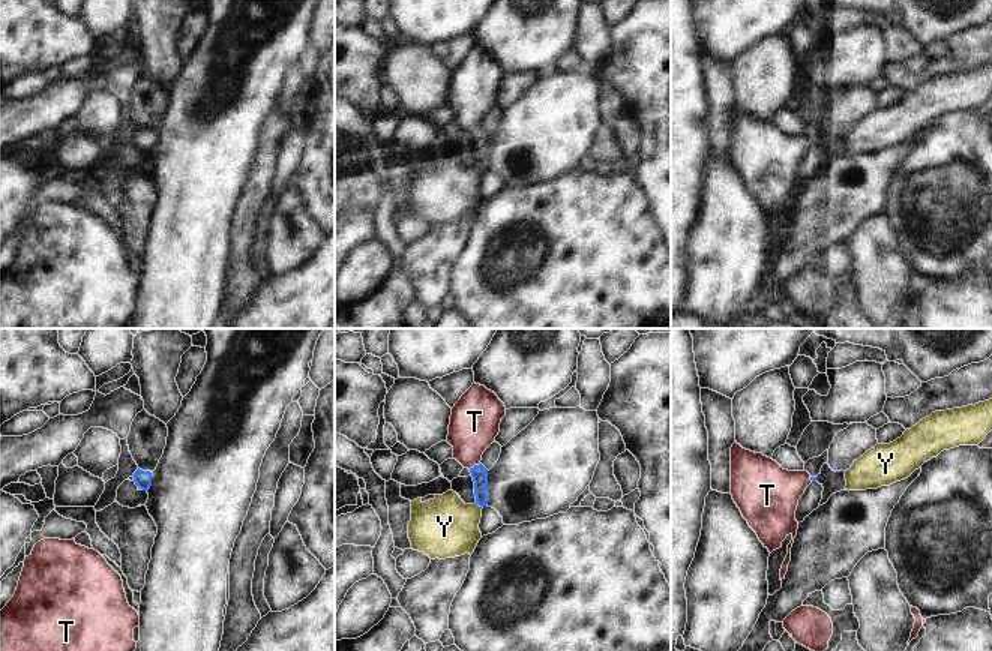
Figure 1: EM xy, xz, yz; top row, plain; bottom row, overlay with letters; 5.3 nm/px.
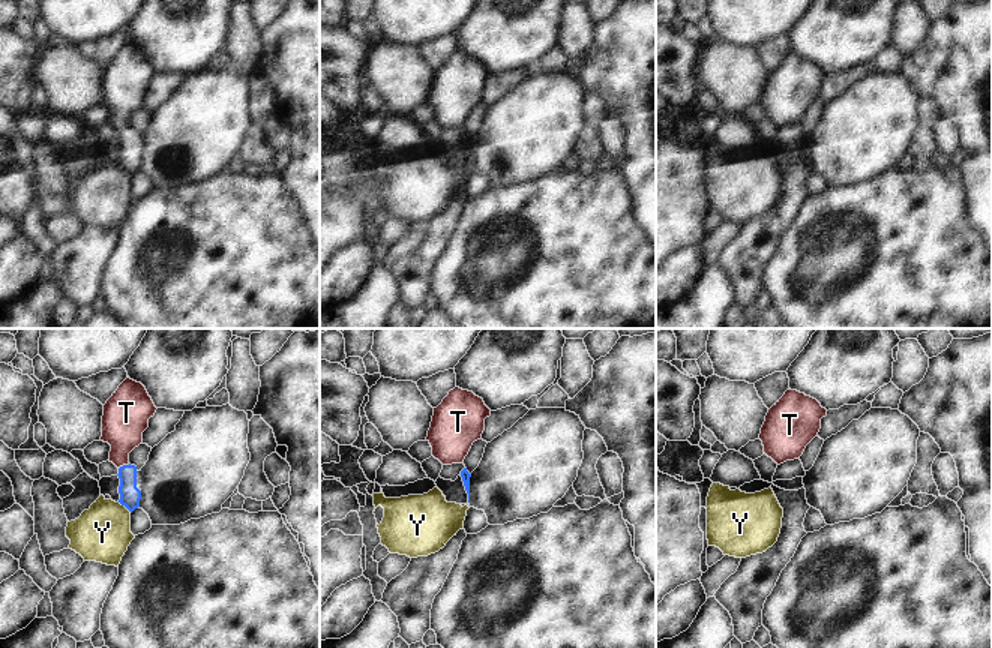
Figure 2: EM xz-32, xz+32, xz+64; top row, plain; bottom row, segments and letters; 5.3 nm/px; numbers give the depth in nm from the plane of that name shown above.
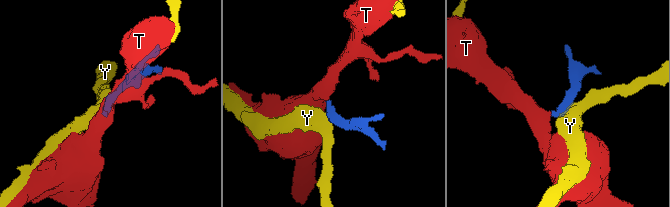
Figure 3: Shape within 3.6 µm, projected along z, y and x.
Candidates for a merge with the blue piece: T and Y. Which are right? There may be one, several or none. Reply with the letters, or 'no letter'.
T

